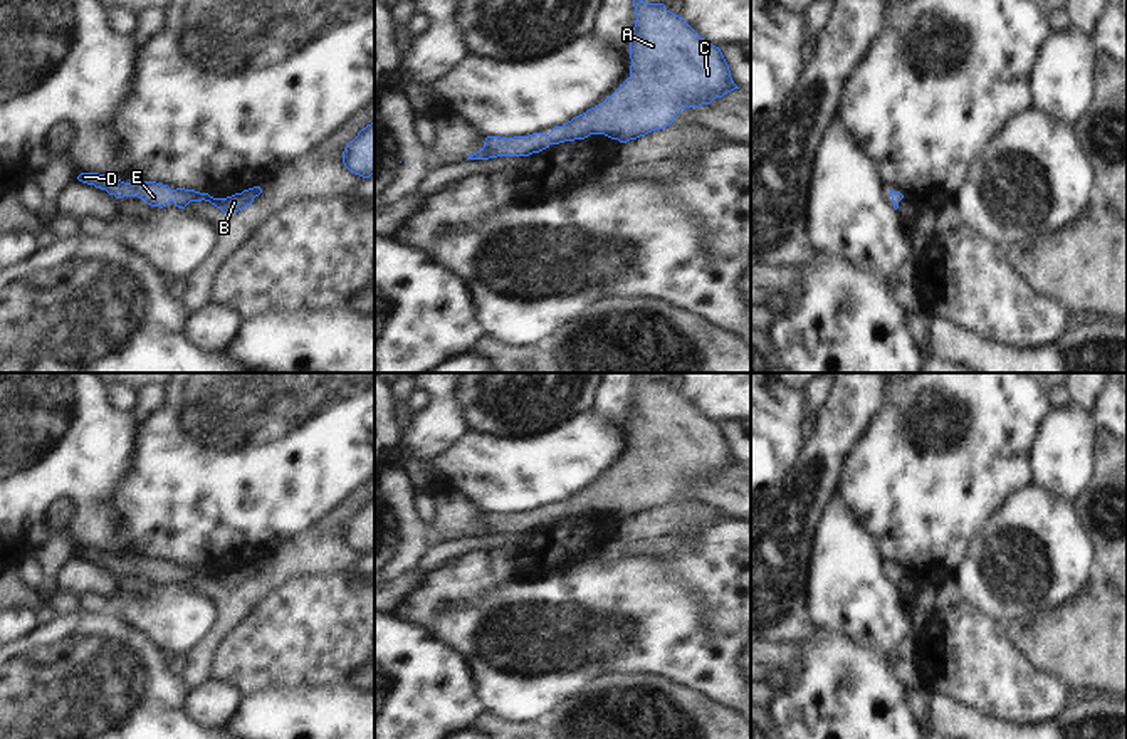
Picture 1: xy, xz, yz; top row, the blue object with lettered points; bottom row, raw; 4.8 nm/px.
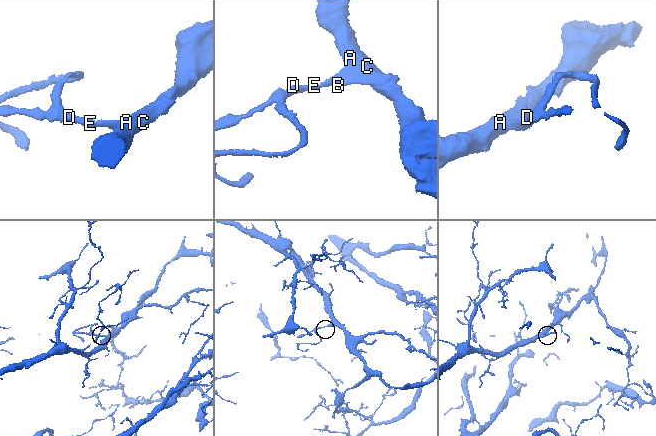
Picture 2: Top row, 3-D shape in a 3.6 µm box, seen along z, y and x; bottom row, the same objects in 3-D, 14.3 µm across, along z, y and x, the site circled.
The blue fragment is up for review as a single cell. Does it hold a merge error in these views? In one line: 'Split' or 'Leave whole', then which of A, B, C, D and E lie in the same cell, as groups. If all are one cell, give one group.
Leave whole. Groups: A B C D E.

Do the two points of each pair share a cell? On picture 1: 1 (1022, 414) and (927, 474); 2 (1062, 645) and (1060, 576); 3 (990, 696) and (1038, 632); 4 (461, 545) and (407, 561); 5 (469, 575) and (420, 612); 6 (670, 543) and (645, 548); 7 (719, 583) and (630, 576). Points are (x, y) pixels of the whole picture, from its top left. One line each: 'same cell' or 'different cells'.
1: same cell
2: different cells
3: different cells
4: different cells
5: same cell
6: same cell
7: different cells

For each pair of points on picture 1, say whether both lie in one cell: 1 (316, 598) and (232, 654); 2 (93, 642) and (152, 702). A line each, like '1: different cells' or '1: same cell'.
1: same cell
2: same cell

